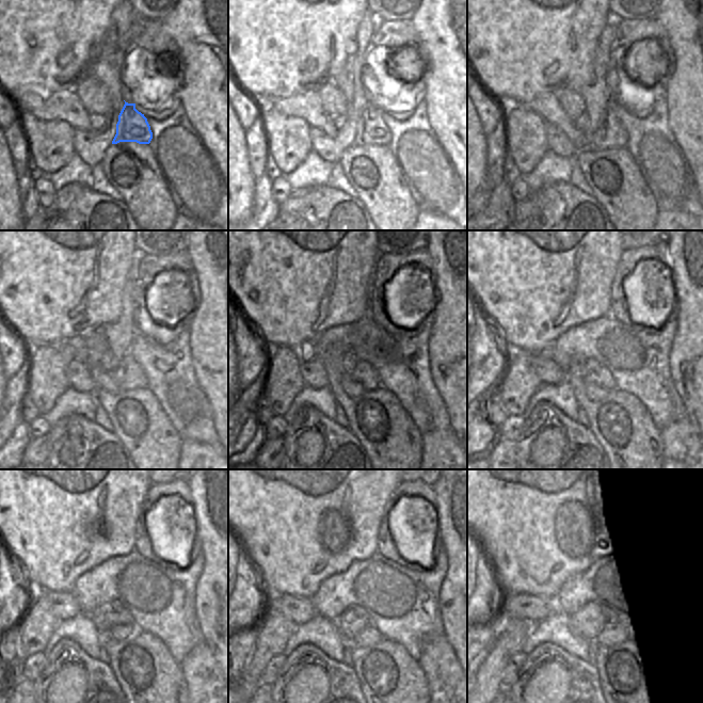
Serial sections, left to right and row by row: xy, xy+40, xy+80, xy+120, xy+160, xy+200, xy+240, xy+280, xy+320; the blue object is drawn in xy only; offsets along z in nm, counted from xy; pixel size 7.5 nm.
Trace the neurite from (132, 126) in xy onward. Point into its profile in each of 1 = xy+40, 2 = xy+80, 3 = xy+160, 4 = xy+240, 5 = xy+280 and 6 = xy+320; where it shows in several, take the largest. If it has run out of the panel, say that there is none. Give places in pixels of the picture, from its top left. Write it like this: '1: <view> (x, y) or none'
1: xy+40 (371, 129)
2: xy+80 (610, 133)
3: xy+160 (365, 374)
4: xy+240 (115, 617)
5: xy+280 (354, 618)
6: xy+320 (587, 623)

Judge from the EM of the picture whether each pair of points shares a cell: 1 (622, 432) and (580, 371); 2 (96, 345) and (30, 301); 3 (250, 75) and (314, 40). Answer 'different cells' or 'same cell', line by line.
1: same cell
2: different cells
3: same cell

